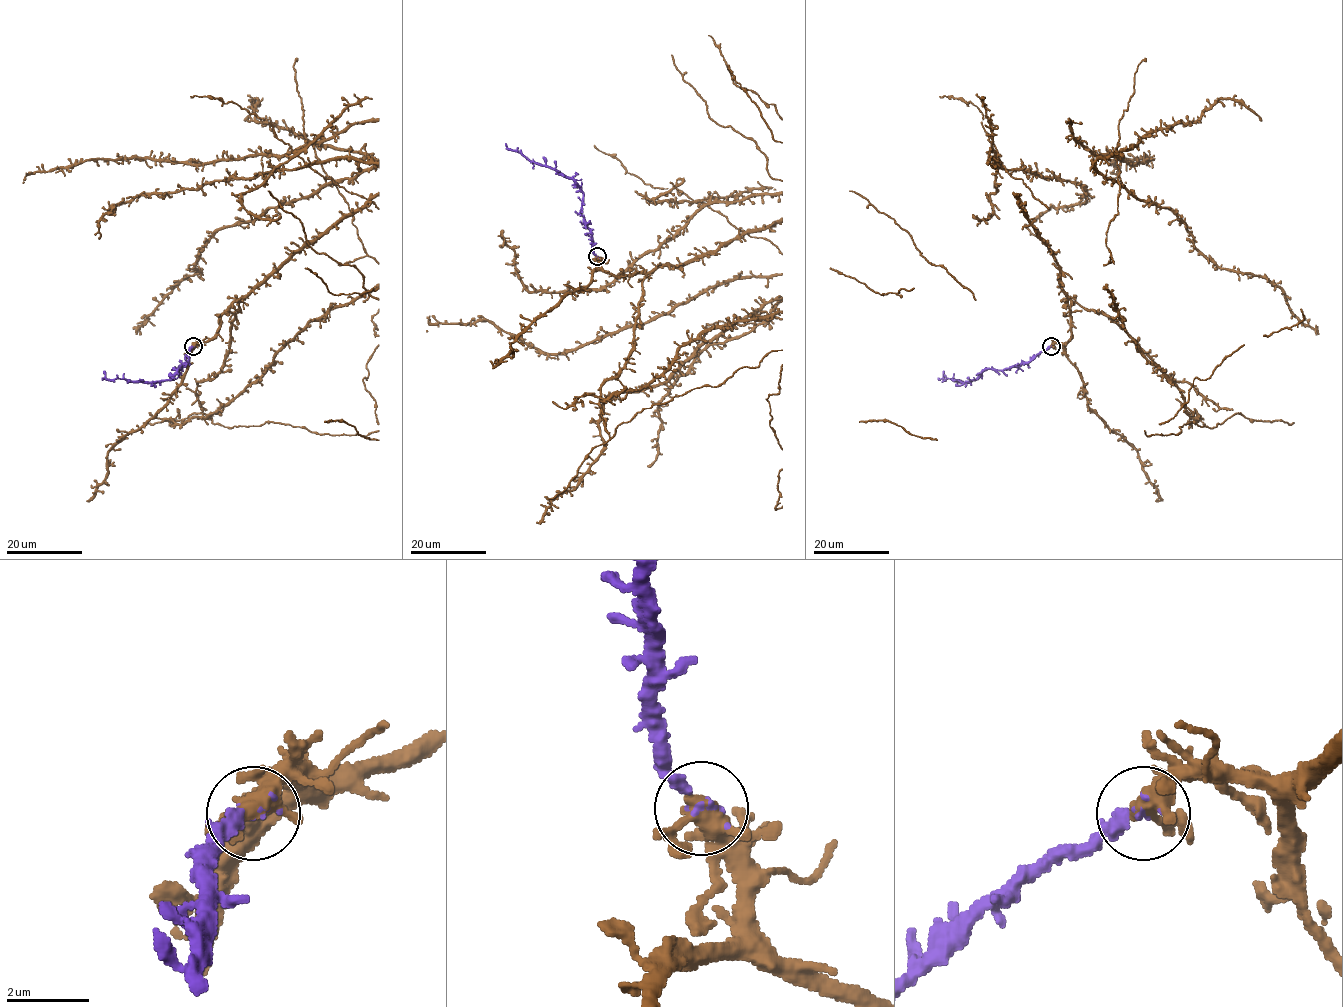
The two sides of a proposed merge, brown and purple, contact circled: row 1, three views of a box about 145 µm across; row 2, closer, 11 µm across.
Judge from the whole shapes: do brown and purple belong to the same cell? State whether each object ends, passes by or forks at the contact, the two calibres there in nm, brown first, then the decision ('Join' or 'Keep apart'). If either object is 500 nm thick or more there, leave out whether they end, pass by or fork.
At the ring brown forks. At the ring purple ends. Thickness 360 nm (brown) against 240 nm. Join

